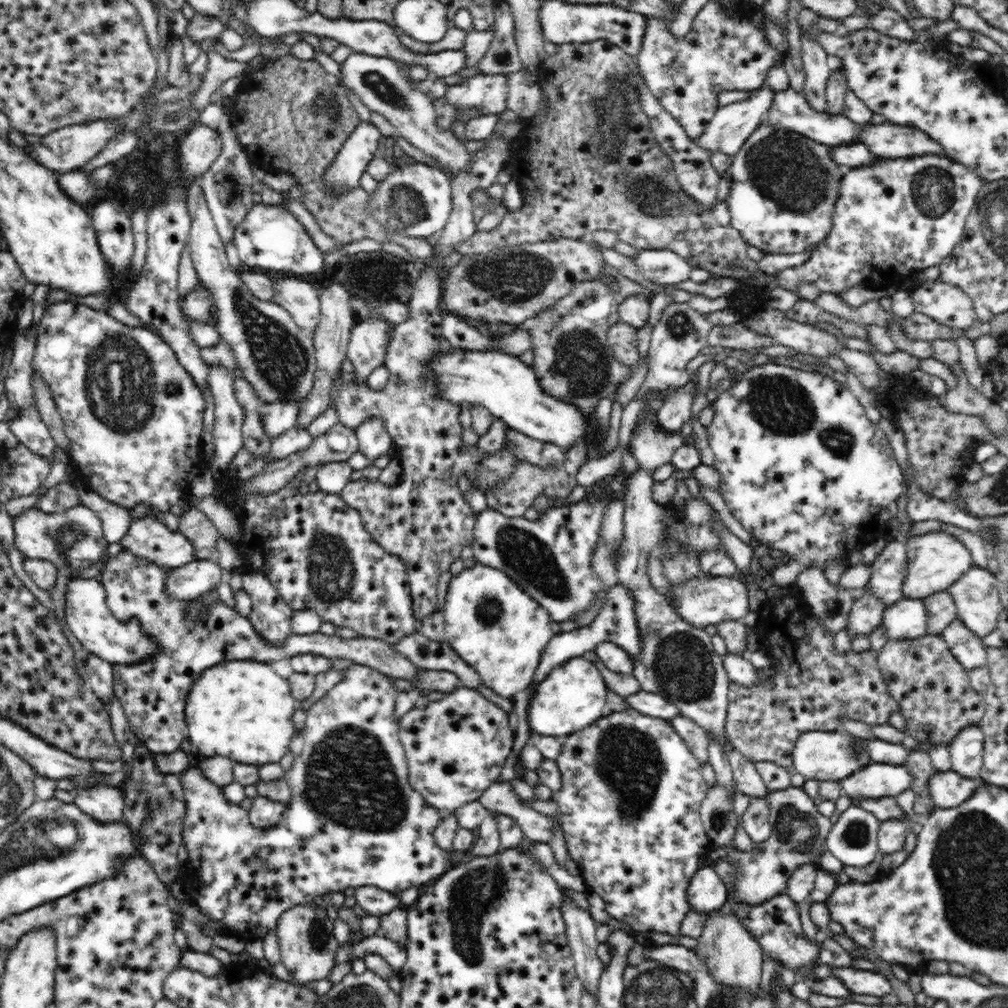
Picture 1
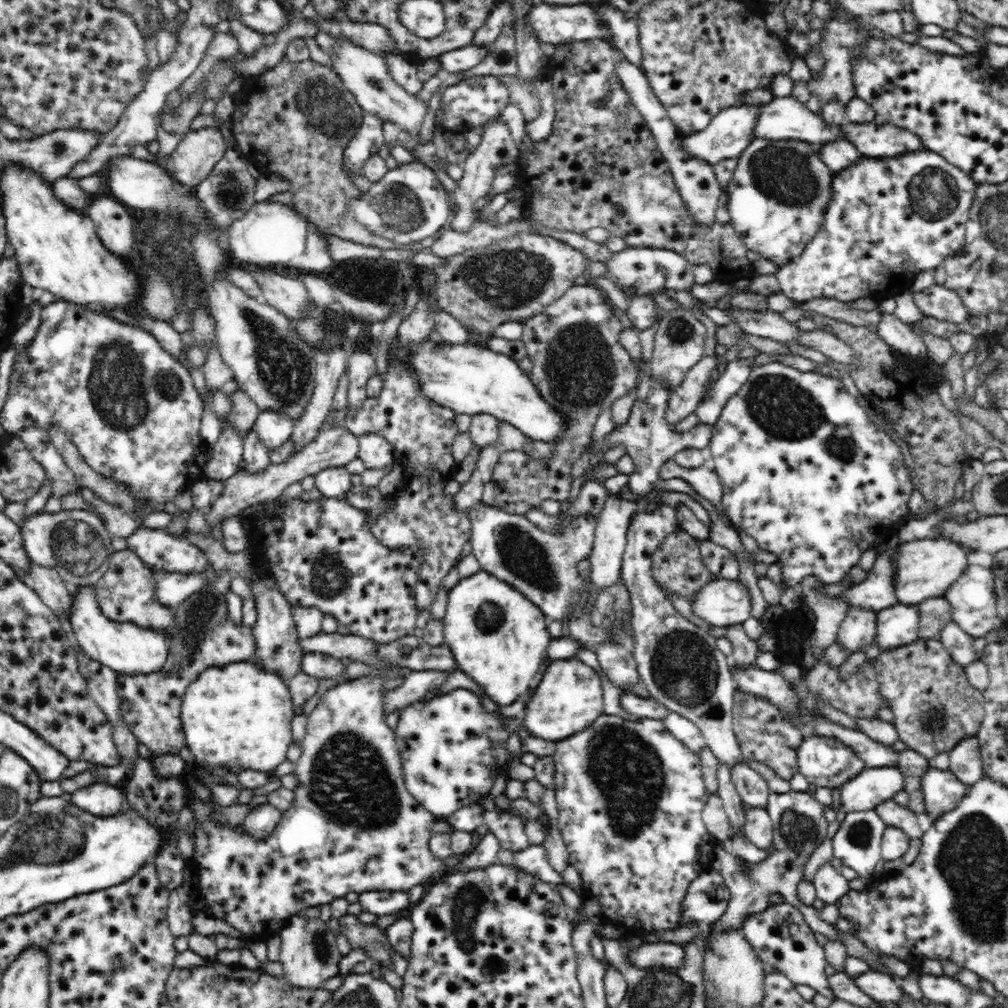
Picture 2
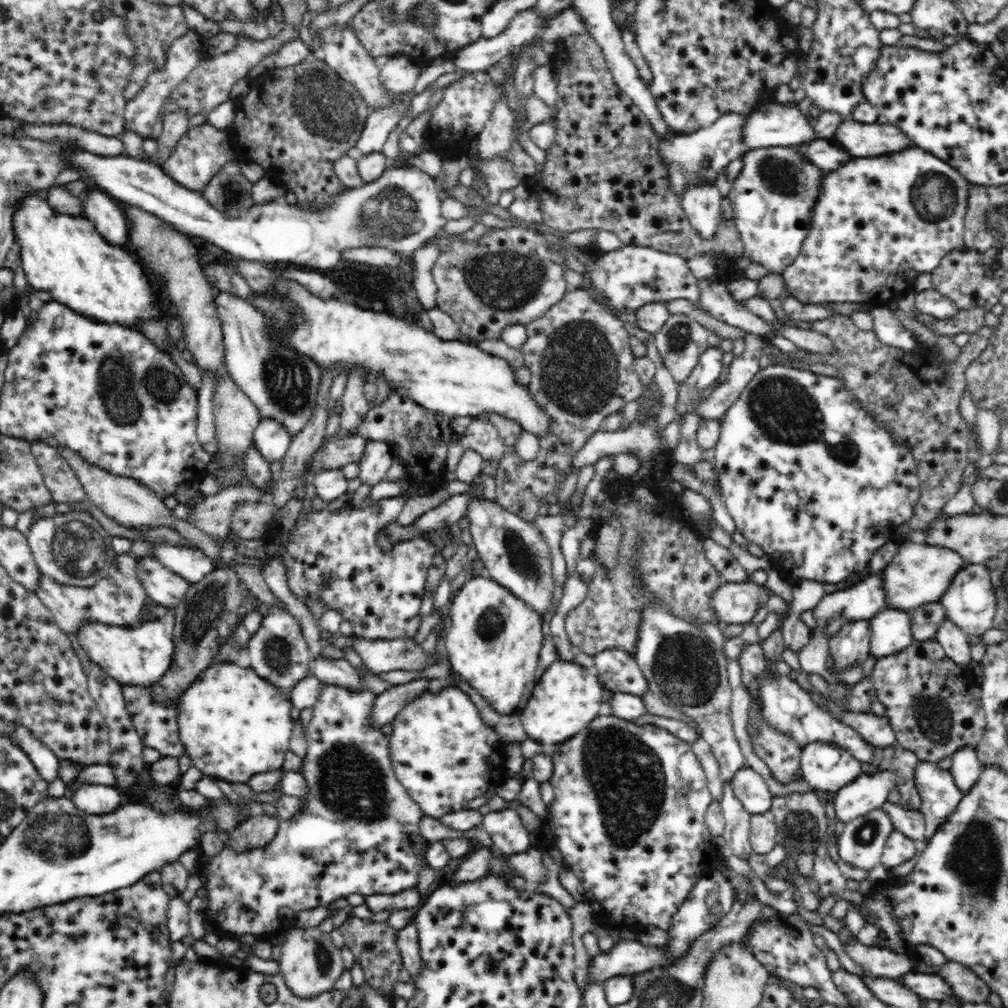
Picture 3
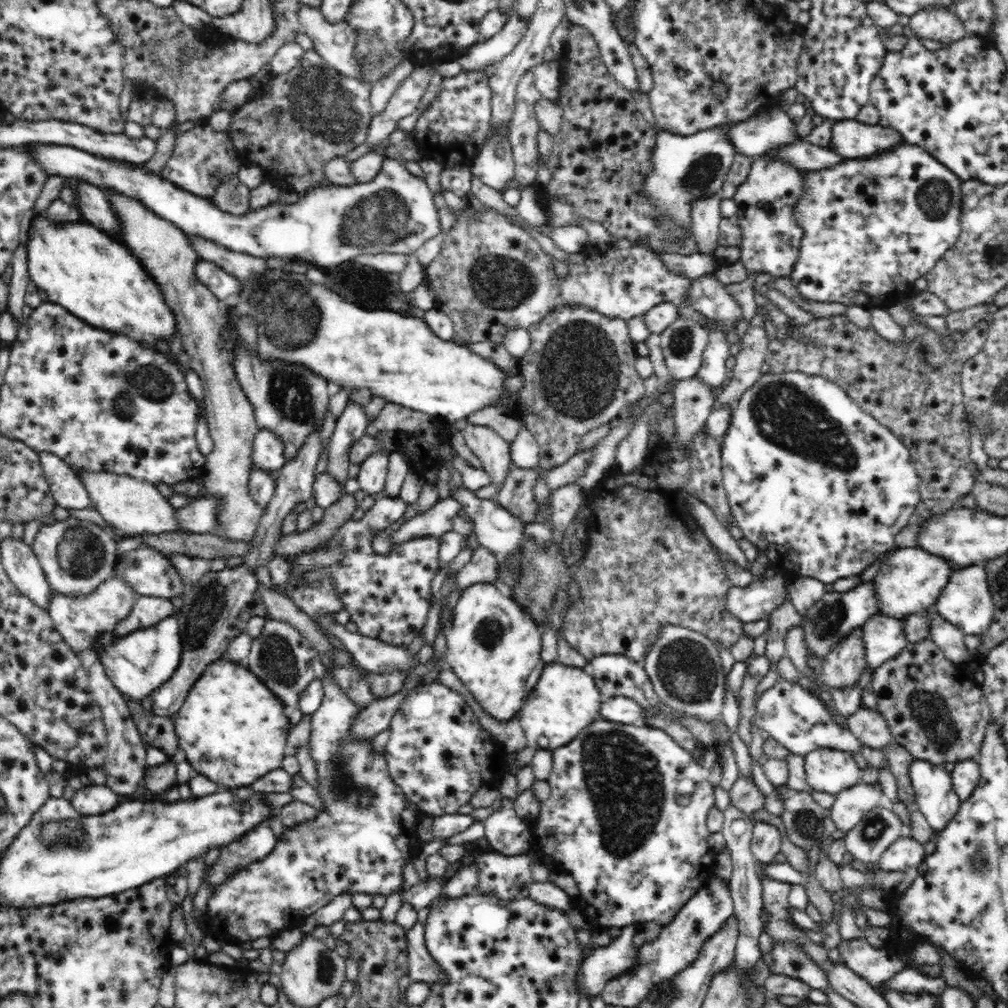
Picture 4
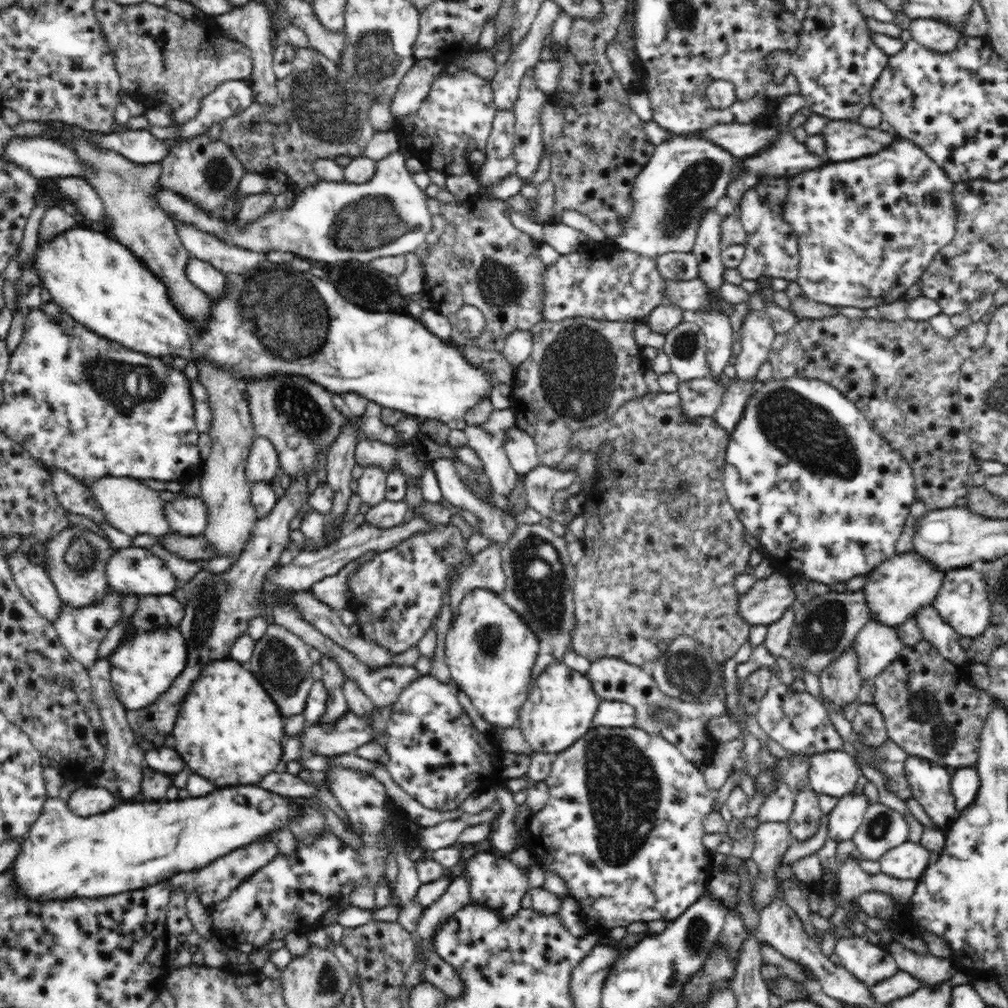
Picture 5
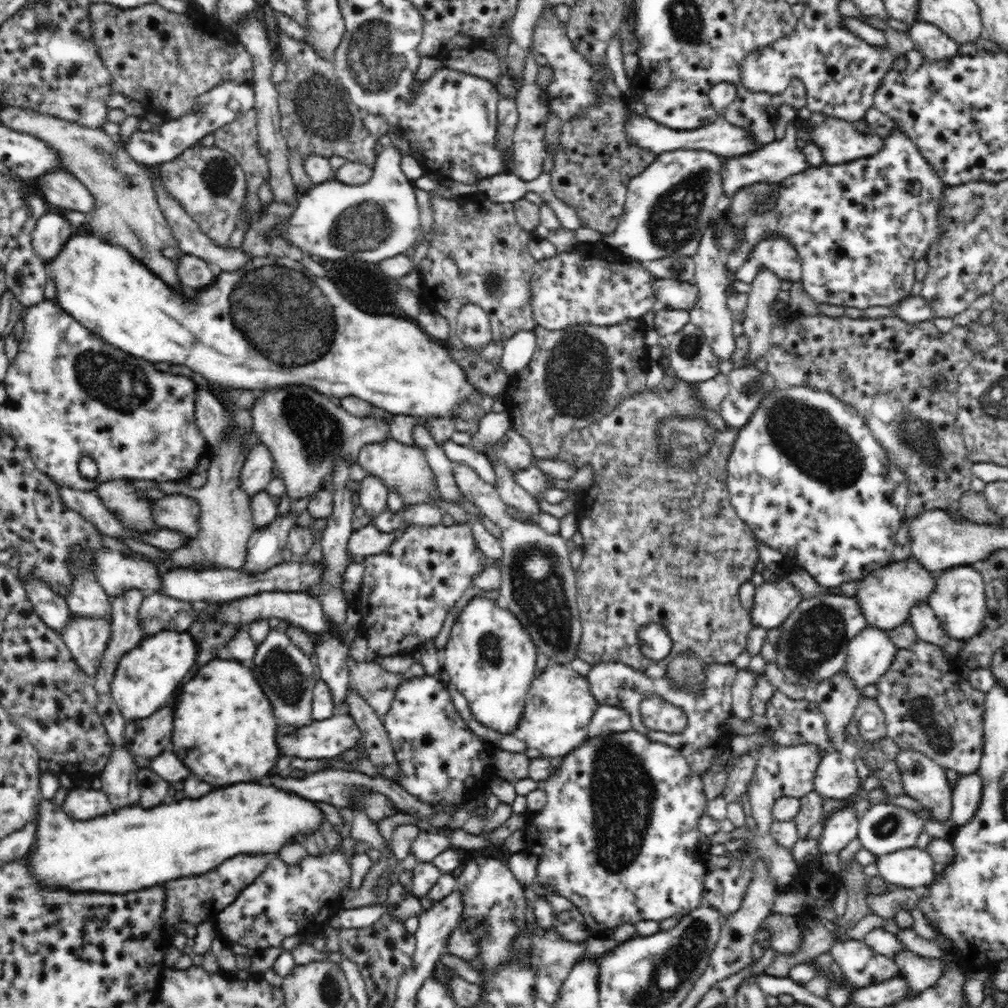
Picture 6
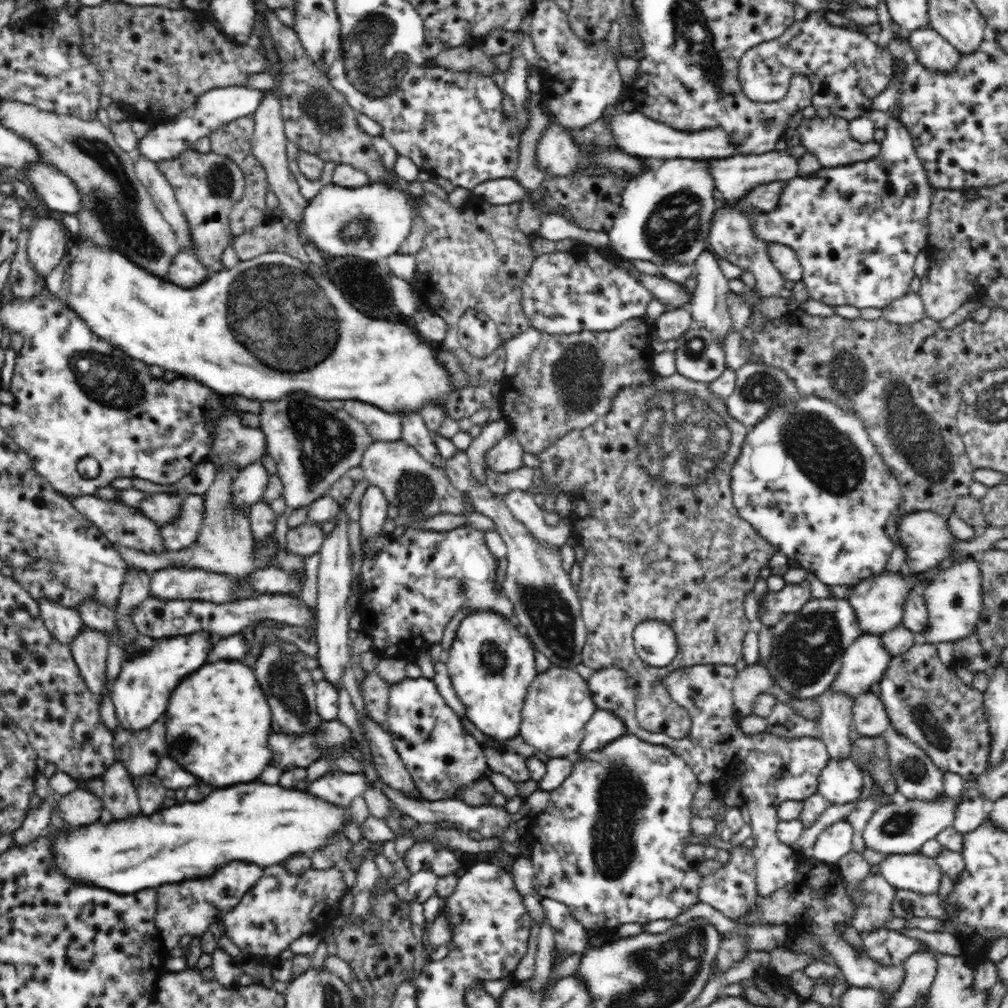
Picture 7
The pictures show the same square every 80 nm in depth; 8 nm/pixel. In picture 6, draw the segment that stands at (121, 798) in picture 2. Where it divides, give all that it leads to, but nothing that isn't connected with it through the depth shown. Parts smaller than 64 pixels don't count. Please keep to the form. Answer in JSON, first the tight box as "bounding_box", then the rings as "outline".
{"bounding_box":[61,785,112,820],"outline":[[[97,785],[88,790],[70,790],[61,808],[74,820],[90,820],[112,811],[108,797]]]}

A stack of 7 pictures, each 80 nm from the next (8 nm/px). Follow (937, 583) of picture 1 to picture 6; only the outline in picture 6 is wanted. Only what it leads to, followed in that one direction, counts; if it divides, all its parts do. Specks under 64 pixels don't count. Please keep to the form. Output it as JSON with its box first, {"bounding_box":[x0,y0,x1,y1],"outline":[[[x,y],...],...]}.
{"bounding_box":[855,556,936,631],"outline":[[[911,556],[902,562],[891,561],[888,565],[873,570],[859,582],[855,597],[867,626],[887,631],[906,623],[910,609],[918,603],[927,602],[935,586],[936,579],[930,576],[930,571],[922,568]]]}

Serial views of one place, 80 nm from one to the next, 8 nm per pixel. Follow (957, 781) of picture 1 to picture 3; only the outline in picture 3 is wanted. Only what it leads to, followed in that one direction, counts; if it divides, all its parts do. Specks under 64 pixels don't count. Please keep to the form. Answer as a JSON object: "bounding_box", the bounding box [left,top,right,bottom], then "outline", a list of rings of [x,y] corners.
{"bounding_box":[914,761,964,844],"outline":[[[920,761],[915,768],[914,782],[922,800],[919,810],[924,815],[924,841],[928,844],[932,834],[956,810],[964,794],[956,787],[951,772],[936,763]]]}

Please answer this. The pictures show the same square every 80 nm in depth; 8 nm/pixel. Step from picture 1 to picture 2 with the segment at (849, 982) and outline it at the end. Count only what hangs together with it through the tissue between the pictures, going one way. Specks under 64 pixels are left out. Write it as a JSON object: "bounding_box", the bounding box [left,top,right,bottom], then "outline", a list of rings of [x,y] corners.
{"bounding_box":[852,970,904,1004],"outline":[[[869,970],[857,977],[852,977],[852,979],[854,979],[854,983],[858,985],[862,992],[876,1001],[900,1004],[902,996],[904,996],[898,980],[880,971]]]}

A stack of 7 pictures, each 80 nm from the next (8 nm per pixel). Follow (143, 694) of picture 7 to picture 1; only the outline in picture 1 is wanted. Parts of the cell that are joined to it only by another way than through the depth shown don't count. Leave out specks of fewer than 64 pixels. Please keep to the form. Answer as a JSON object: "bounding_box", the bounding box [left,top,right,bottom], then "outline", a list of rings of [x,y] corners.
{"bounding_box":[65,577,159,665],"outline":[[[76,577],[69,582],[65,596],[65,620],[89,654],[110,665],[136,665],[150,661],[159,654],[159,644],[142,631],[140,623],[123,623],[108,610],[101,578]]]}

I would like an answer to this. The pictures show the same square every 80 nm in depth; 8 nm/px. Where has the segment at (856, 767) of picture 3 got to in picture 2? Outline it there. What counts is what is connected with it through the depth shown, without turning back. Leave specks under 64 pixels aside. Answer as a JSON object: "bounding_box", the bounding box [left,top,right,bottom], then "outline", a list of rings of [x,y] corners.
{"bounding_box":[798,736,867,789],"outline":[[[810,736],[803,738],[798,746],[798,772],[806,777],[808,783],[816,787],[836,789],[855,778],[867,766],[866,763],[849,747],[837,738]]]}

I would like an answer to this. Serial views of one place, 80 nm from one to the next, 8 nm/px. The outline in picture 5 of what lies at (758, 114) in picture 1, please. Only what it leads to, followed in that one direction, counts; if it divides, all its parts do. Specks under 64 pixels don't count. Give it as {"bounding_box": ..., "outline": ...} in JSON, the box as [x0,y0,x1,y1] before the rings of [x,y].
{"bounding_box":[608,135,737,259],"outline":[[[673,135],[666,142],[658,144],[655,146],[652,158],[634,182],[634,190],[632,190],[634,208],[630,220],[625,222],[624,232],[620,236],[608,238],[608,242],[617,250],[630,251],[654,259],[672,252],[691,253],[696,243],[700,221],[709,211],[715,209],[720,198],[727,196],[736,159],[737,157],[703,136],[684,138],[683,135]]]}

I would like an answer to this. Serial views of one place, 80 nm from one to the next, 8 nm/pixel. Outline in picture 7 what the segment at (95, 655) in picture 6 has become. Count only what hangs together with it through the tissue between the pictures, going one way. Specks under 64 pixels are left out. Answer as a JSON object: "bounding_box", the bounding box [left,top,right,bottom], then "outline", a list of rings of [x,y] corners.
{"bounding_box":[70,626,109,704],"outline":[[[87,626],[80,630],[80,634],[74,638],[70,646],[80,675],[99,704],[107,682],[108,647],[109,637],[107,634],[94,632]]]}

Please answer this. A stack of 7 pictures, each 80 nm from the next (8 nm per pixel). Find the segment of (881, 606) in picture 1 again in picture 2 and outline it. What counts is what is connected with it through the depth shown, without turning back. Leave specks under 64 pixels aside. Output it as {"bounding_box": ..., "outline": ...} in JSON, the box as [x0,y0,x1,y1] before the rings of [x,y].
{"bounding_box":[837,608,877,655],"outline":[[[848,608],[844,620],[837,632],[840,647],[848,651],[848,655],[858,650],[865,650],[875,641],[877,631],[877,611],[871,608]]]}

